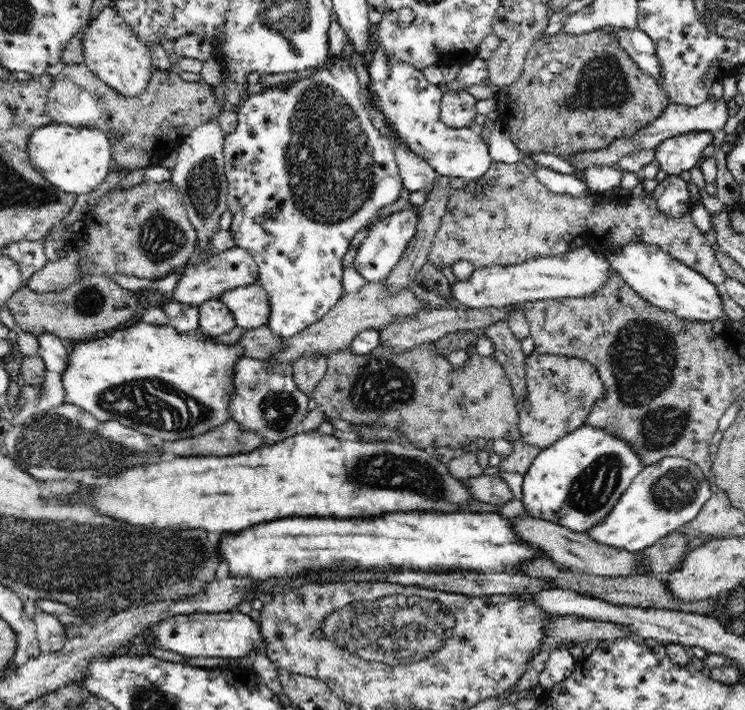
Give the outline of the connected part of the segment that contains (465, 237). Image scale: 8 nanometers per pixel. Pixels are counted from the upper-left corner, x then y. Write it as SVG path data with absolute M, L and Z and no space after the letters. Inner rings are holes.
M493 161L484 176L471 181L462 190L450 194L444 216L428 252L428 262L435 264L440 270L444 264L452 266L458 261L471 262L475 269L492 265L505 267L519 265L533 258L563 255L580 247L592 247L599 252L609 252L612 248L614 251L619 251L628 243L656 245L692 270L699 271L704 278L719 287L728 277L716 260L710 243L694 225L689 212L682 214L680 218L663 214L656 204L653 192L646 196L642 194L625 203L621 202L618 194L612 195L611 192L604 194L592 192L580 198L556 194L547 190L522 161L514 164Z

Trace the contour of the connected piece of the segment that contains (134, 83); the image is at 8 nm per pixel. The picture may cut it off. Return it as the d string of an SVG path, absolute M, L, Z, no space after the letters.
M104 6L98 16L89 21L84 33L84 63L100 80L128 97L138 96L148 86L154 71L150 50L115 8Z

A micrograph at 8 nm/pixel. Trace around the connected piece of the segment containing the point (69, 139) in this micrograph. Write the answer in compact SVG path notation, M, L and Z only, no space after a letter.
M53 122L34 130L27 145L32 167L54 187L64 192L90 194L104 183L111 169L110 139L96 127L75 127Z

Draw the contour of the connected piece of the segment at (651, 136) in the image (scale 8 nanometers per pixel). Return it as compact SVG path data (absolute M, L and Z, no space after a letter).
M708 98L702 102L702 104L693 107L687 107L670 102L667 108L664 109L654 121L646 126L643 126L643 128L640 129L635 136L620 137L604 149L586 153L576 153L575 156L571 158L571 164L577 169L602 165L611 167L612 164L620 162L624 156L630 156L635 152L642 152L642 150L654 150L663 140L666 140L667 138L678 136L690 131L714 132L718 129L724 129L726 118L728 118L727 105L728 104L724 103L722 98L717 100L710 100Z

